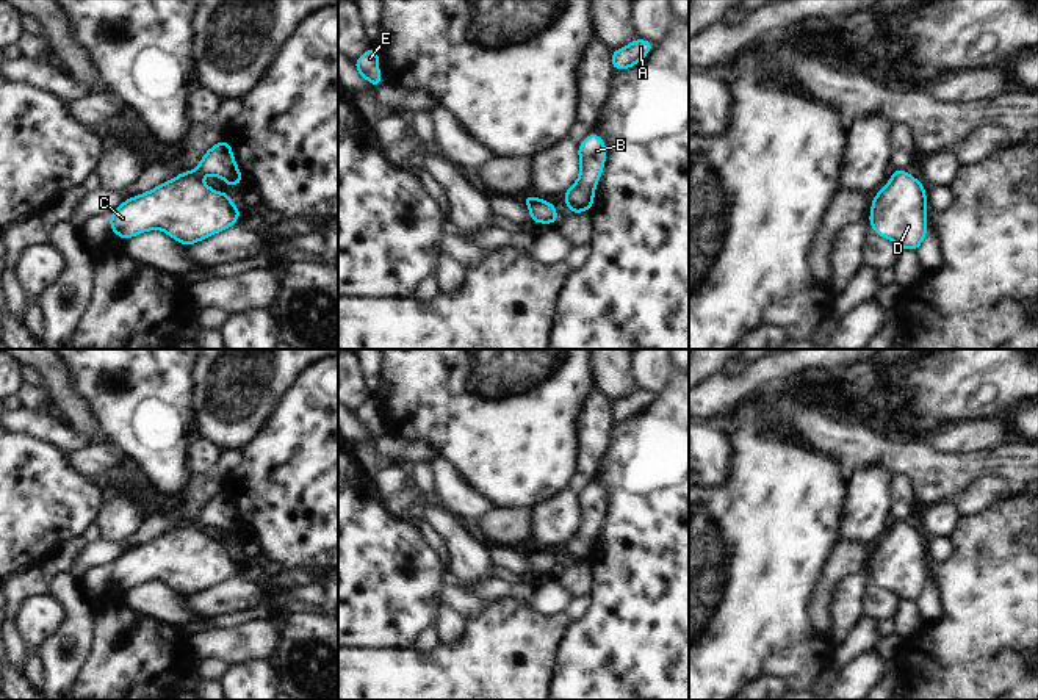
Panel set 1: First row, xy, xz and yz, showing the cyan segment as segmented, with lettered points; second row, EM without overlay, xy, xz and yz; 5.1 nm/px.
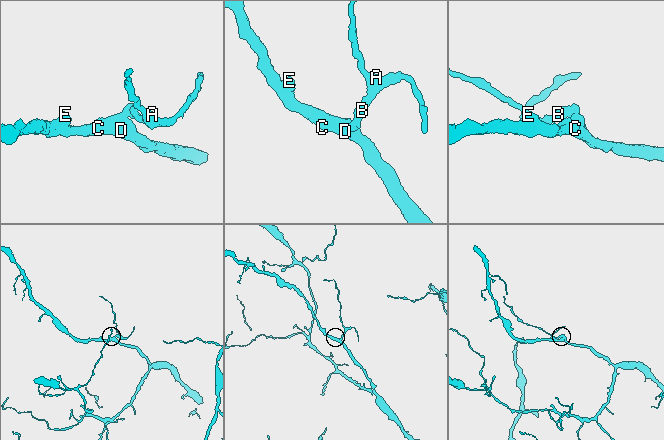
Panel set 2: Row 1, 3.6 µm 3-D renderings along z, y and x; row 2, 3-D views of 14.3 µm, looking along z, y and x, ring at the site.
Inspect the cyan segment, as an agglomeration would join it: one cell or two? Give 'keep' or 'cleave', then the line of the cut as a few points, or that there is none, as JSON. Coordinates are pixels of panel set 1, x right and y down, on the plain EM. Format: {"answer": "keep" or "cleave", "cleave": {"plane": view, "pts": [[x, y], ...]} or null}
{"answer": "keep", "cleave": null}

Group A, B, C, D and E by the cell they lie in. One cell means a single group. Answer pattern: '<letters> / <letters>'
A B C D E

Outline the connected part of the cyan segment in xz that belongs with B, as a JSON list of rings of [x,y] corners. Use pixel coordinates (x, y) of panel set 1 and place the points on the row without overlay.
[[[589,484],[578,495],[579,526],[565,540],[564,553],[571,565],[590,562],[595,551],[595,540],[601,529],[607,507],[607,496],[596,484]]]

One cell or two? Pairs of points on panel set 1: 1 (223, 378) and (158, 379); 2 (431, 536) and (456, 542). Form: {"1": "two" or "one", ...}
{"1": "two", "2": "two"}

